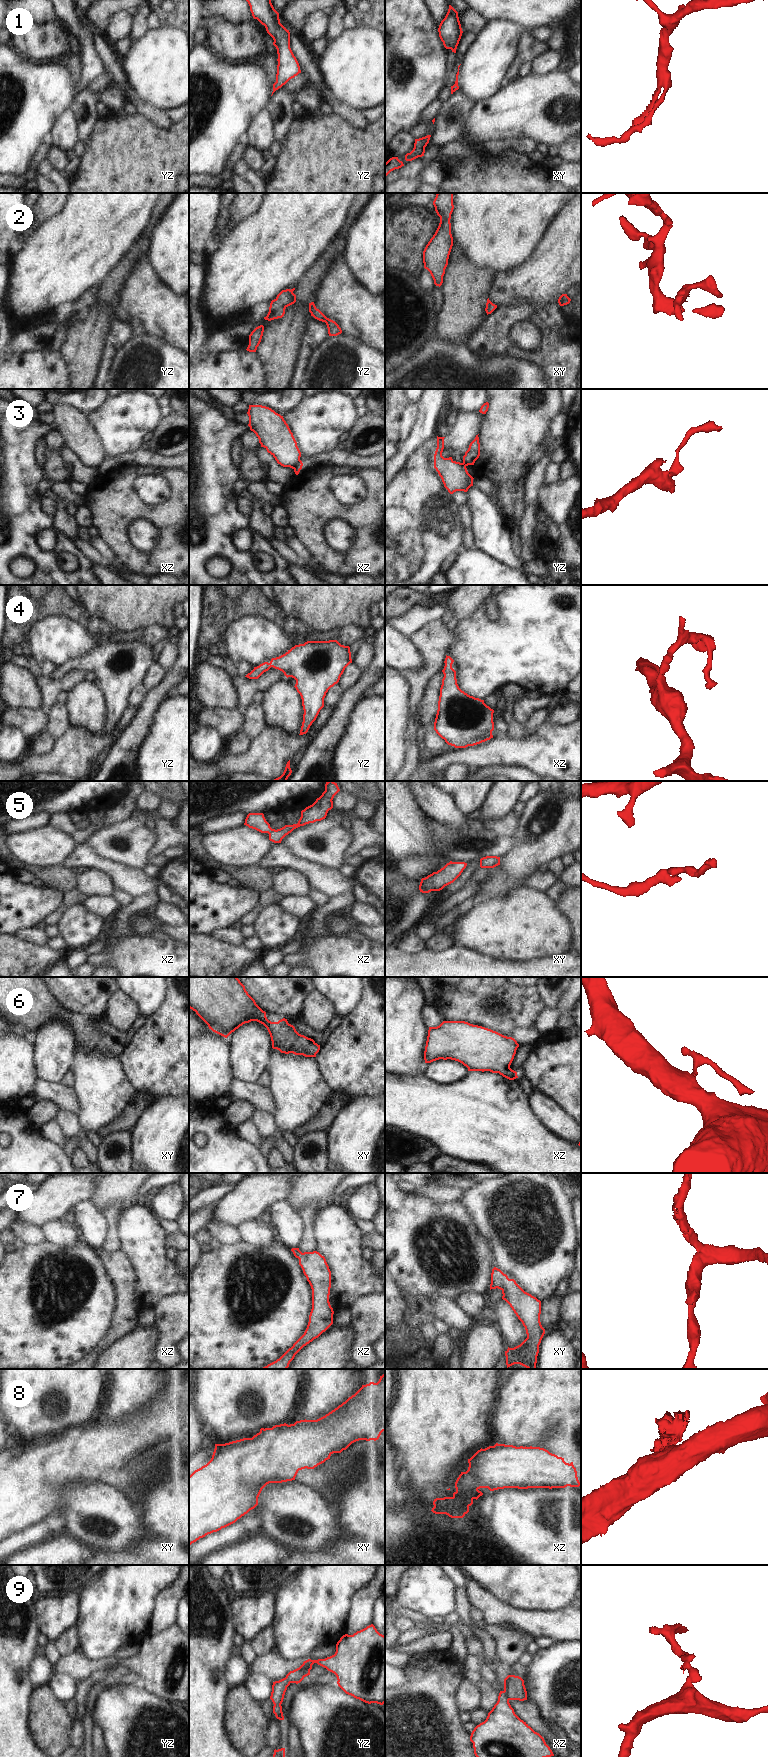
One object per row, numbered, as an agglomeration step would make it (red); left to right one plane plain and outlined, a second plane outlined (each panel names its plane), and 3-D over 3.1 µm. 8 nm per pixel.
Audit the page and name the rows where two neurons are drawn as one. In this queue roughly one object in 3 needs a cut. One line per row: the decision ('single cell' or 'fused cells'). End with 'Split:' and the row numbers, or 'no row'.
1: single cell
2: single cell
3: fused cells
4: single cell
5: single cell
6: single cell
7: single cell
8: fused cells
9: fused cells
Split: 3, 8, 9

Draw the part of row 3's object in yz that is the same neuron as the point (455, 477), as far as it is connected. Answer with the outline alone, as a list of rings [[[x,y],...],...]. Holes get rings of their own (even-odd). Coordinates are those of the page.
[[[437,436],[437,448],[434,454],[434,468],[442,479],[444,487],[450,494],[456,491],[467,492],[473,486],[473,477],[463,463],[456,462],[452,457],[444,458],[444,438]]]

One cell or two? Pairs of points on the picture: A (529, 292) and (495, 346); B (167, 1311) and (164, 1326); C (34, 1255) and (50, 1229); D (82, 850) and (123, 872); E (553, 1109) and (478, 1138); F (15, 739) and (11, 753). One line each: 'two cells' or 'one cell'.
A: one cell
B: one cell
C: two cells
D: one cell
E: two cells
F: one cell

